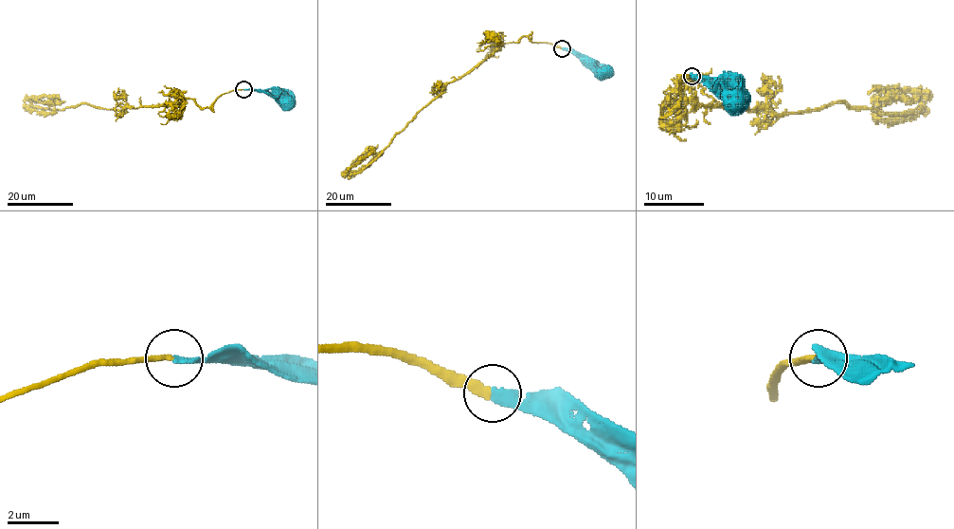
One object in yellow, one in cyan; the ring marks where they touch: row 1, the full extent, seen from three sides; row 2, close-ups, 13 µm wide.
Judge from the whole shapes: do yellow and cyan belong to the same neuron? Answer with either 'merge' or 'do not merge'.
merge

